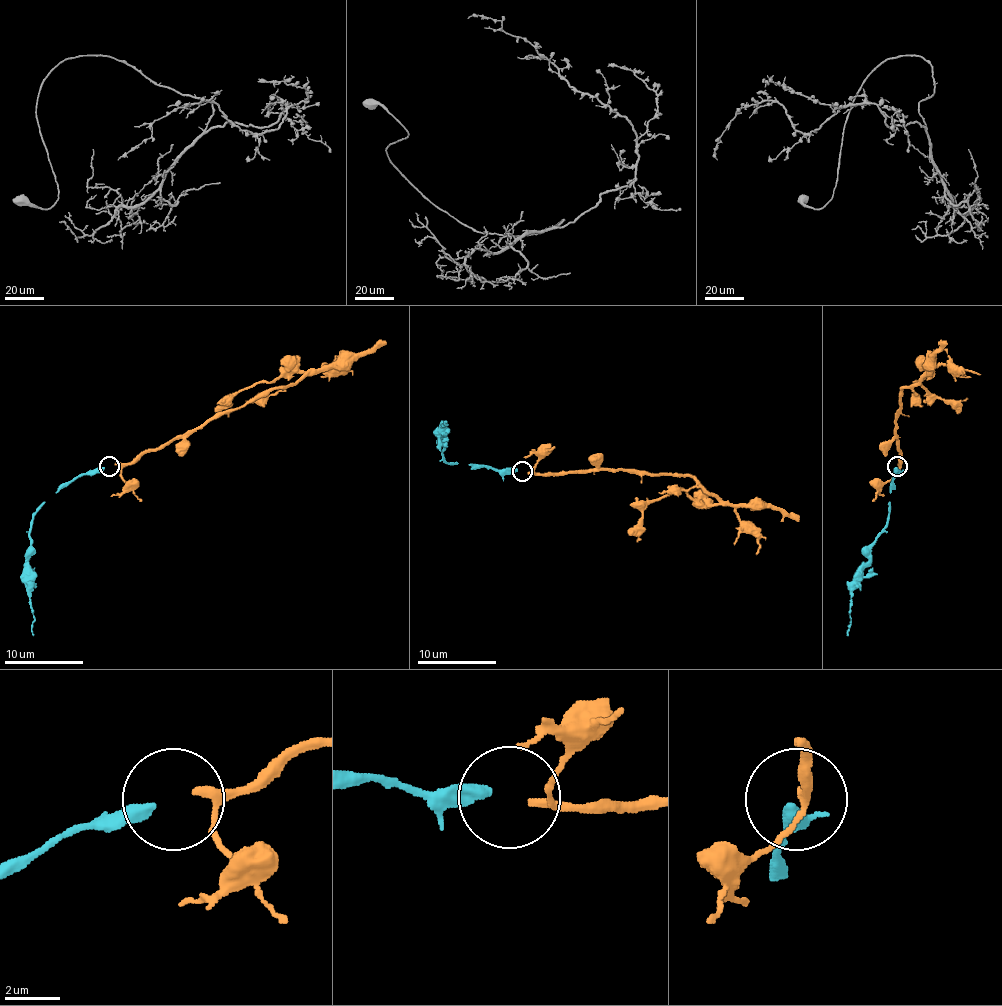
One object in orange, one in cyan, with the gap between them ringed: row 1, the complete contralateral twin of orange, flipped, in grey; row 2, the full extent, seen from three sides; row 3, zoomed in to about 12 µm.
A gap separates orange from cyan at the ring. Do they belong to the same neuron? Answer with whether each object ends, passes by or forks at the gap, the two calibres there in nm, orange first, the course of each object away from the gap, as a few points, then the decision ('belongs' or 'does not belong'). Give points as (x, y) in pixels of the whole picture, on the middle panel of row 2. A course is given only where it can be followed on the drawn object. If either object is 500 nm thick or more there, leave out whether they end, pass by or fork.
orange passes by; cyan ends; calibres 240 and 440 nm; course orange (527, 472), (690, 474), (718, 500), (716, 504), (696, 504), (682, 490), (653, 500), (641, 517), (637, 541); course cyan (517, 470), (445, 461), (441, 445), (443, 425), (447, 425), (447, 421); belongs

